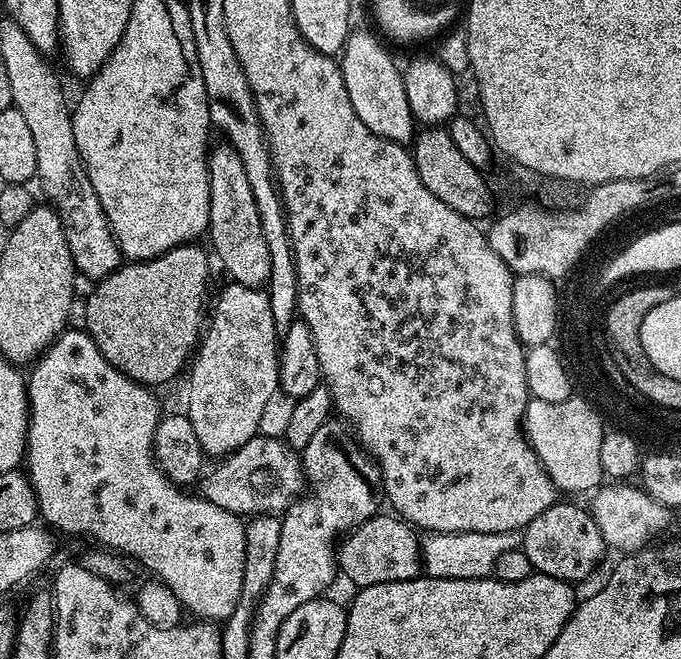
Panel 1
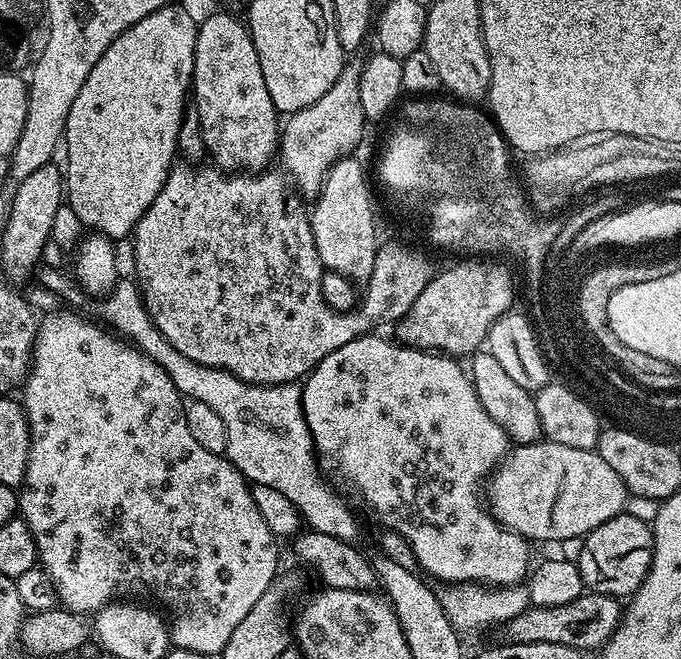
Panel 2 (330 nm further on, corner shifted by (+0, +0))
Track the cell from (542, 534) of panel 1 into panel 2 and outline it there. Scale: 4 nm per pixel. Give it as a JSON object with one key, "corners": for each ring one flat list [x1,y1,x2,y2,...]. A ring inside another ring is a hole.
{"corners":[[625,510,610,518,610,522,602,522,602,526,590,530,583,537,579,545,578,563,587,591,617,598,631,598,638,586,642,586,652,561,652,529,647,519,631,516,630,512]]}

